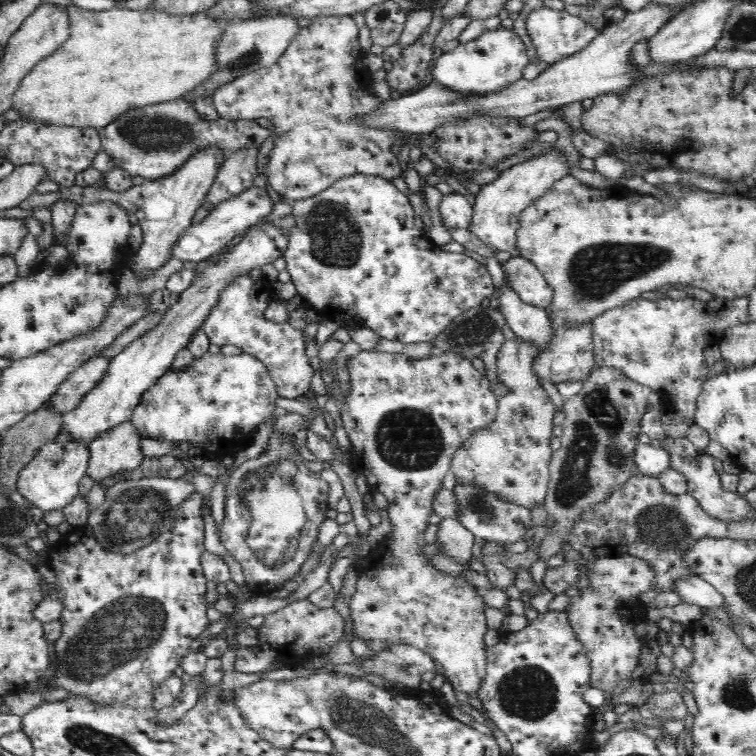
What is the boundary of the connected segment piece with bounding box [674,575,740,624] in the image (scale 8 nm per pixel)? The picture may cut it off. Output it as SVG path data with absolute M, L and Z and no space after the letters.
M694 575L693 577L686 577L685 580L678 580L676 582L676 590L674 591L684 603L688 603L689 605L696 605L707 609L723 606L729 615L730 622L732 624L740 624L740 618L736 617L728 609L726 600L724 600L722 594L702 577Z

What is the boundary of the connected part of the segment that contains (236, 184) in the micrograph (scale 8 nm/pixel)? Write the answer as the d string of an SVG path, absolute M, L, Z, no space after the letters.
M249 145L234 152L228 157L210 188L209 197L203 203L204 207L216 206L226 200L232 200L250 188L254 187L254 179L258 177L256 161L260 147Z

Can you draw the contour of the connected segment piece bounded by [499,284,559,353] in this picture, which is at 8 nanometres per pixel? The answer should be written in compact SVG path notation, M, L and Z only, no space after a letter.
M501 286L499 306L505 313L507 325L518 338L536 347L538 353L548 350L559 331L553 327L552 318L546 309L526 304L514 289Z

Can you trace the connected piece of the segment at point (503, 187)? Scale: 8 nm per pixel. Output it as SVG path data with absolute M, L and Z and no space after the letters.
M556 145L549 152L544 152L526 162L516 164L506 171L499 173L499 177L482 187L476 195L476 202L472 205L470 233L482 244L496 248L496 251L508 252L517 249L517 232L520 226L521 214L538 198L550 191L554 184L568 175L569 166L560 158Z

